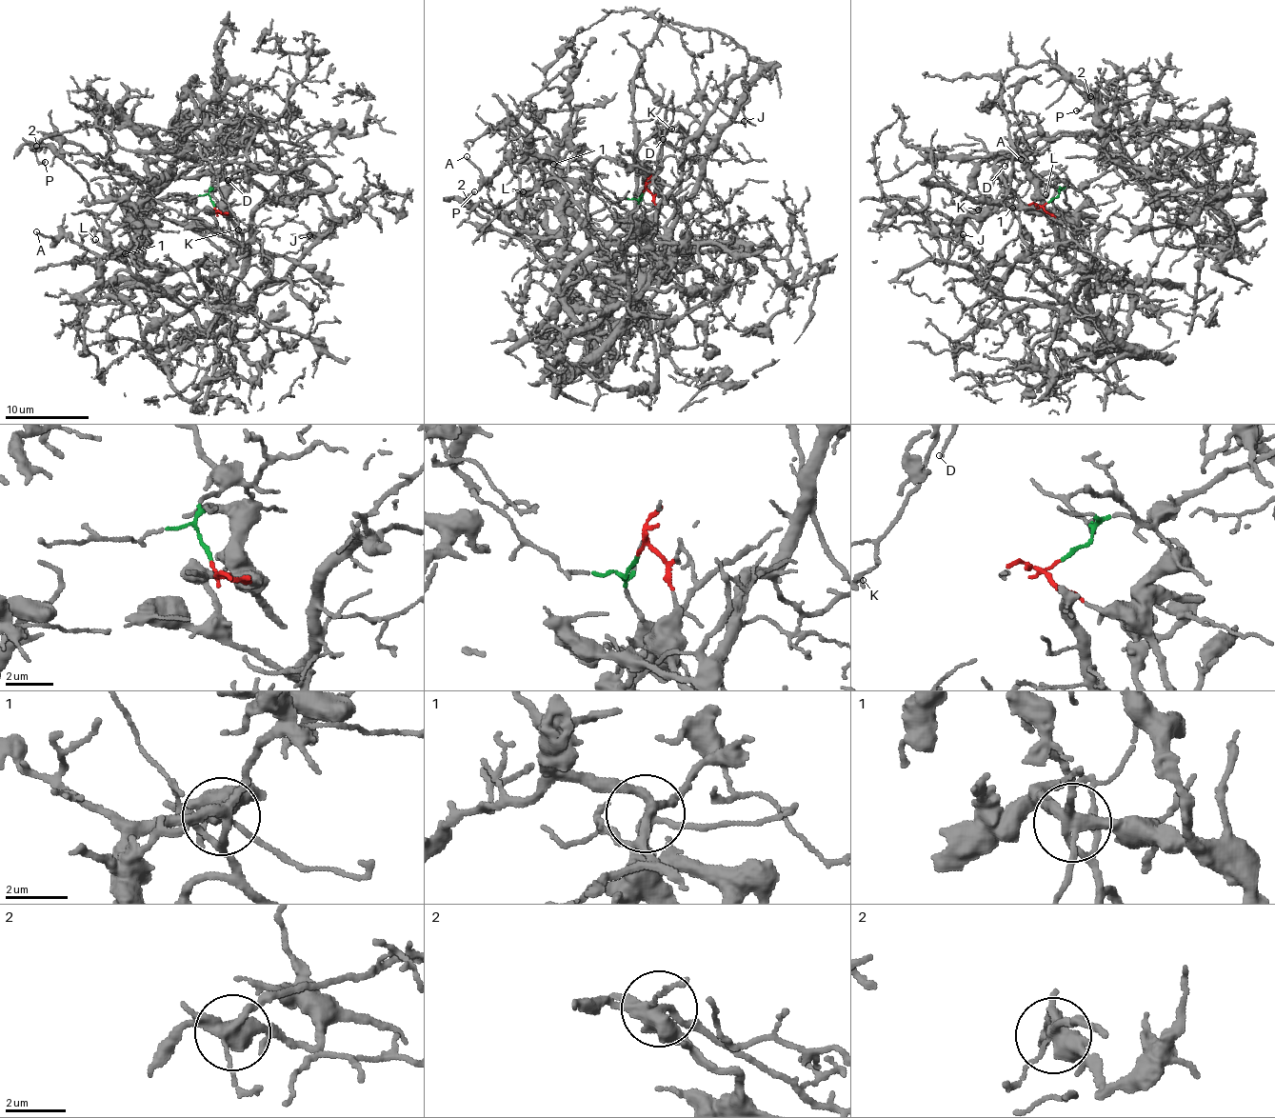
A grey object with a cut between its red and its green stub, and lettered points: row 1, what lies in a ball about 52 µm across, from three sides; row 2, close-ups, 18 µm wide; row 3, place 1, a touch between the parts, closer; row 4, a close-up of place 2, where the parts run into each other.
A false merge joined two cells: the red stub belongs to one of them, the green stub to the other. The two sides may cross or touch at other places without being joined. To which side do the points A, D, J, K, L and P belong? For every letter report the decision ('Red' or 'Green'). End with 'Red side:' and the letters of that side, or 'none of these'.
A: Red
D: Green
J: Red
K: Green
L: Red
P: Green
Red side: A, J, L

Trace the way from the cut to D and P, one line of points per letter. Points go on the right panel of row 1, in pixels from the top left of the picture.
D: (1049, 202), (1063, 189), (1086, 188), (1134, 158), (1164, 126), (1151, 122), (1036, 141), (1011, 152), (1005, 166)
P: (1049, 202), (1063, 189), (1086, 188), (1142, 146), (1120, 101), (1097, 91), (1076, 110)

